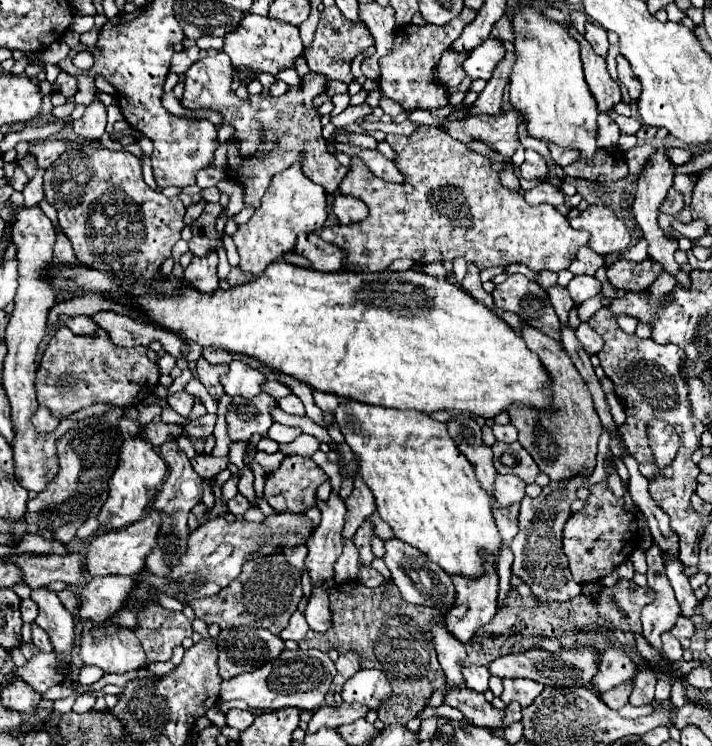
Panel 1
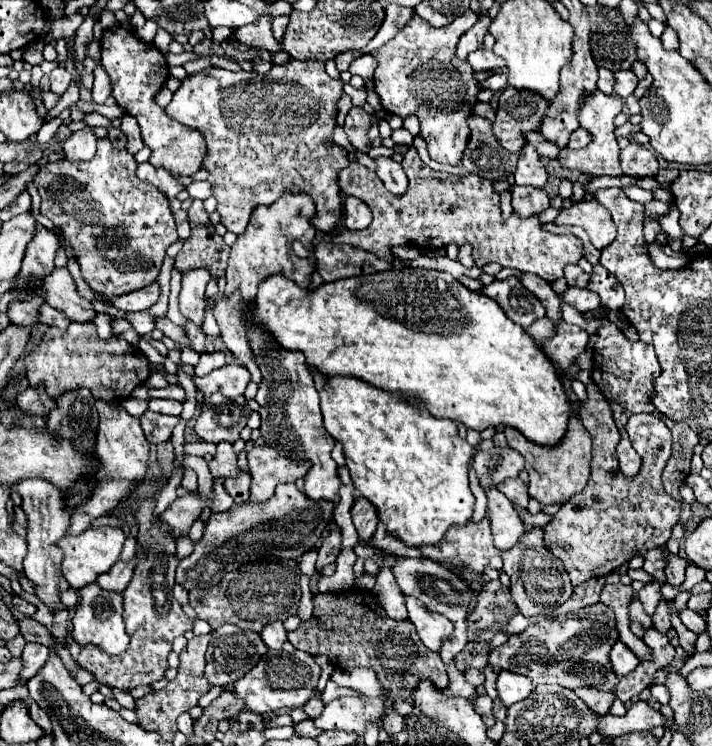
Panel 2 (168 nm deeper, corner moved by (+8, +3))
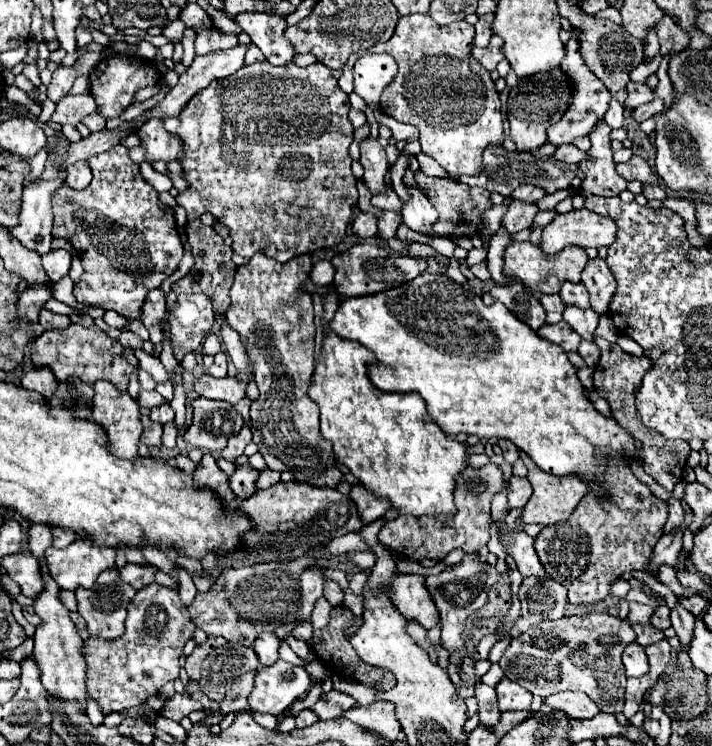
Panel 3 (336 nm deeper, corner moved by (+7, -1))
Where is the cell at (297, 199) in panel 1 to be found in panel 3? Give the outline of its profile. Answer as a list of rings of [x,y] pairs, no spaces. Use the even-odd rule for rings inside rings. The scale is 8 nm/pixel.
[[[253,255],[245,267],[239,267],[235,273],[235,281],[231,287],[231,307],[225,313],[227,323],[239,333],[247,357],[259,387],[259,397],[251,403],[251,429],[253,429],[253,443],[259,447],[259,453],[267,461],[269,469],[275,469],[279,473],[291,471],[297,481],[307,481],[311,485],[329,485],[337,487],[341,473],[339,471],[327,471],[327,467],[337,467],[337,459],[333,453],[331,443],[327,443],[319,435],[319,407],[309,399],[307,389],[311,385],[311,373],[313,373],[313,337],[315,337],[315,325],[313,325],[313,301],[311,295],[301,291],[301,283],[309,279],[309,273],[313,269],[311,257],[301,255],[295,257],[291,263],[275,263],[275,259],[267,259],[263,255]]]

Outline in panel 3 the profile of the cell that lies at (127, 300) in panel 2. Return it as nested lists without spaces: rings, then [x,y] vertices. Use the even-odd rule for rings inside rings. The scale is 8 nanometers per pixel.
[[[155,289],[147,295],[145,305],[143,305],[143,325],[149,331],[149,341],[153,345],[159,345],[163,341],[163,333],[161,333],[161,319],[165,317],[166,300],[165,293],[161,289]]]

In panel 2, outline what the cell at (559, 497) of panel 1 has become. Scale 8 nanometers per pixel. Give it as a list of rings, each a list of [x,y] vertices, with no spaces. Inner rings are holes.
[[[526,525],[526,533],[512,549],[502,551],[502,559],[504,559],[504,573],[510,577],[512,599],[522,615],[526,617],[538,615],[550,607],[564,603],[572,595],[572,583],[568,573],[564,571],[564,565],[544,547],[542,527]]]

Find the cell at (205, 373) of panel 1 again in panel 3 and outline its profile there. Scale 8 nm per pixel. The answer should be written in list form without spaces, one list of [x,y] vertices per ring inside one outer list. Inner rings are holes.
[[[225,353],[215,355],[215,363],[209,367],[209,373],[213,377],[225,377],[227,375],[227,357],[225,357]]]

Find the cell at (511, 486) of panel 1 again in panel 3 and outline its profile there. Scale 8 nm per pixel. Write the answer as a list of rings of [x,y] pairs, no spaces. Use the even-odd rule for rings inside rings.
[[[511,477],[511,485],[509,485],[509,503],[507,509],[521,509],[529,497],[531,497],[531,483],[525,477]]]

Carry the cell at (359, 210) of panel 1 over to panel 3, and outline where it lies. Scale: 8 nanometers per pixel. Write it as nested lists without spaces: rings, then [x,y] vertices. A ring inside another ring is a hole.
[[[359,213],[353,221],[353,233],[361,239],[369,239],[377,235],[377,217],[369,215],[369,213]]]

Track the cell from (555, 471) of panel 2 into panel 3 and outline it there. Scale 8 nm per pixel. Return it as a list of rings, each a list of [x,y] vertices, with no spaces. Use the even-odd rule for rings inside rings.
[[[519,453],[525,467],[529,469],[529,483],[533,485],[533,495],[529,499],[529,503],[523,507],[521,513],[521,521],[523,523],[539,523],[539,525],[555,525],[559,521],[565,521],[571,511],[577,507],[577,503],[585,497],[585,493],[589,491],[589,487],[579,479],[579,477],[555,477],[555,475],[547,475],[545,471],[539,471],[539,467],[535,467],[535,463],[531,463],[531,459],[525,453]]]

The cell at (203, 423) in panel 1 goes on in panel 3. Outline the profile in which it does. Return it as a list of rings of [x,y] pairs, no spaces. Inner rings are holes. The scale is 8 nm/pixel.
[[[141,417],[143,423],[143,435],[141,435],[141,443],[147,447],[159,447],[161,445],[161,433],[163,433],[163,425],[151,421],[149,417]]]

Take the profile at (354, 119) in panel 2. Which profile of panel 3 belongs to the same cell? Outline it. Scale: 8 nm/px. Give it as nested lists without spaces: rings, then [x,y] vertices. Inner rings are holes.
[[[363,139],[361,141],[361,165],[365,169],[365,185],[371,191],[371,195],[383,193],[385,189],[385,173],[387,173],[387,157],[385,149],[375,139]]]

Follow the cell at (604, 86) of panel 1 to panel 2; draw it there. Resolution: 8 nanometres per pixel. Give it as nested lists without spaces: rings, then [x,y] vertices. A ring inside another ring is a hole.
[[[594,91],[588,95],[580,97],[580,107],[578,107],[578,121],[584,129],[588,129],[592,133],[592,143],[588,147],[572,151],[569,147],[561,149],[557,161],[562,163],[562,167],[568,167],[571,170],[578,170],[583,174],[589,174],[591,177],[596,176],[620,176],[618,141],[614,135],[614,117],[622,111],[622,99],[618,95],[604,95],[602,91]]]

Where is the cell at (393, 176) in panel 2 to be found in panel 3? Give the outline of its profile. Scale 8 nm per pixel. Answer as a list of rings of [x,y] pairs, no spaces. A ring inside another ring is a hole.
[[[409,187],[411,201],[403,205],[403,221],[409,229],[435,237],[433,225],[437,221],[437,209],[429,203],[429,199],[415,187]]]

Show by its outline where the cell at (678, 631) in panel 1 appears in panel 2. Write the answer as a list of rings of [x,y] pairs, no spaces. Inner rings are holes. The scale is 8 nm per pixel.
[[[664,601],[660,603],[658,611],[652,615],[652,623],[654,623],[654,627],[656,627],[660,633],[668,633],[668,631],[672,629],[672,625],[670,625],[670,615],[668,615],[668,609],[666,609],[666,603],[664,603]]]

